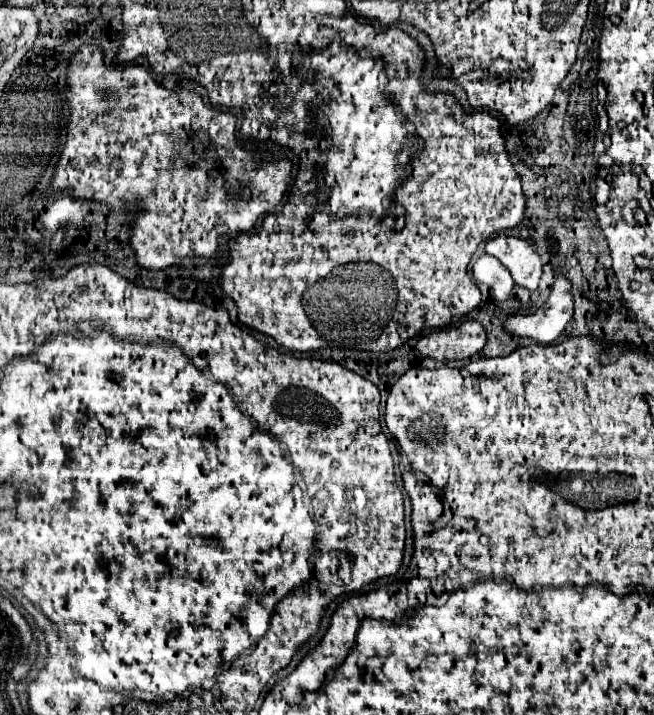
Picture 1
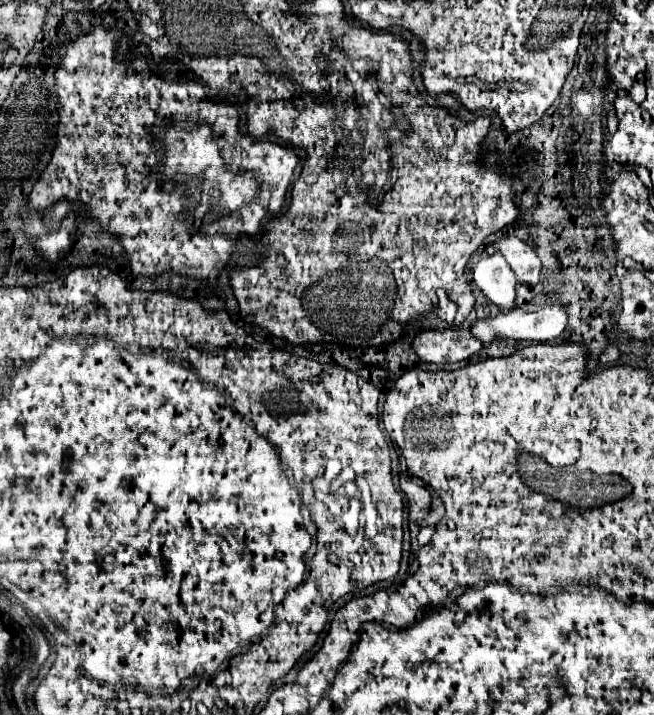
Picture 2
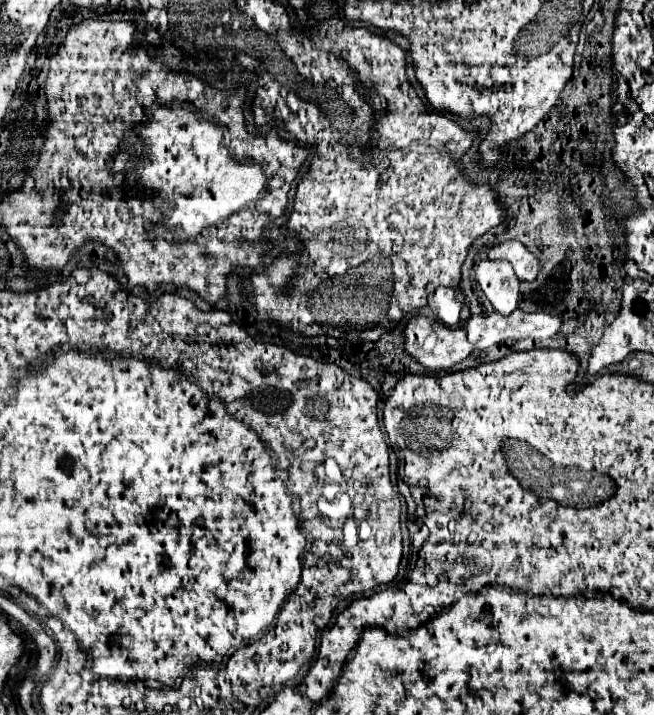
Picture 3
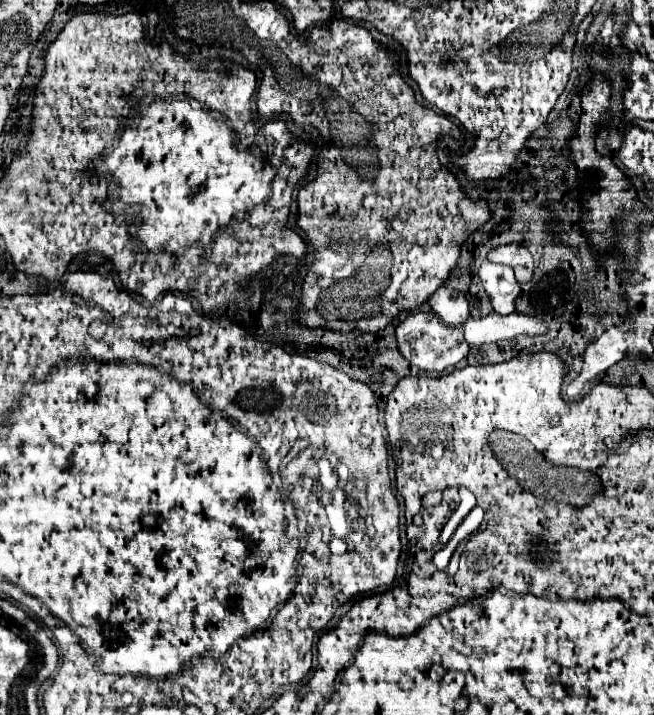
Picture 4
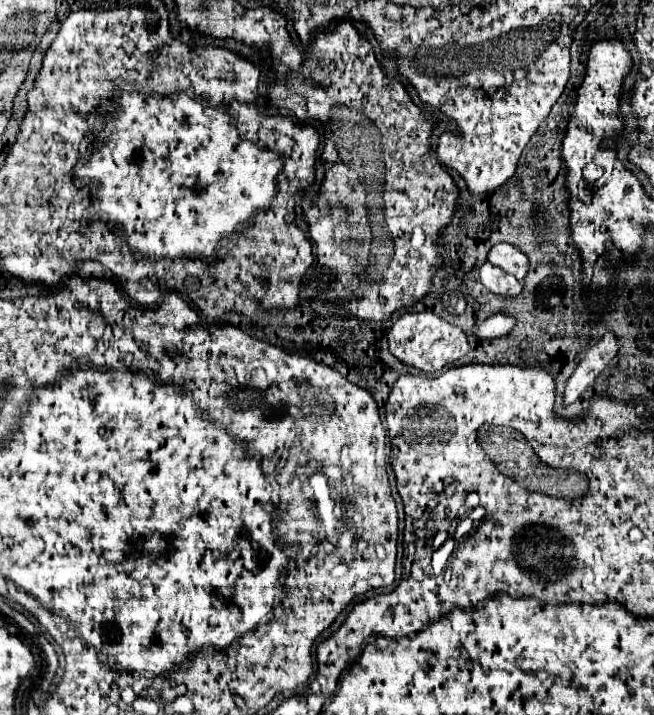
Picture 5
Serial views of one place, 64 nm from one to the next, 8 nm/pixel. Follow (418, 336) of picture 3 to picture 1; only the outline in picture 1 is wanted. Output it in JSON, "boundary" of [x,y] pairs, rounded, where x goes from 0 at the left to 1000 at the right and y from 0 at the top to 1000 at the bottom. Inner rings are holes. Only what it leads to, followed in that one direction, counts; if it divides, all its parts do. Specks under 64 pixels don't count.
{"boundary":[[[716,448],[697,453],[697,459],[664,462],[636,478],[636,490],[645,498],[664,501],[670,506],[709,503],[731,495],[743,481],[743,464],[734,450]]]}

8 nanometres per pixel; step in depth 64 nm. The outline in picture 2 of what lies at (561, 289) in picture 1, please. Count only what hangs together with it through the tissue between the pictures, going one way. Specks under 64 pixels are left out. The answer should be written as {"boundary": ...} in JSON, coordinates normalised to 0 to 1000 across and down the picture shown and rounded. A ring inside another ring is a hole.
{"boundary":[[[856,425],[835,428],[820,436],[798,436],[795,431],[786,431],[777,439],[728,448],[719,456],[719,464],[740,484],[752,481],[752,476],[761,470],[783,476],[841,478],[862,464],[865,450],[869,450],[865,434]]]}

